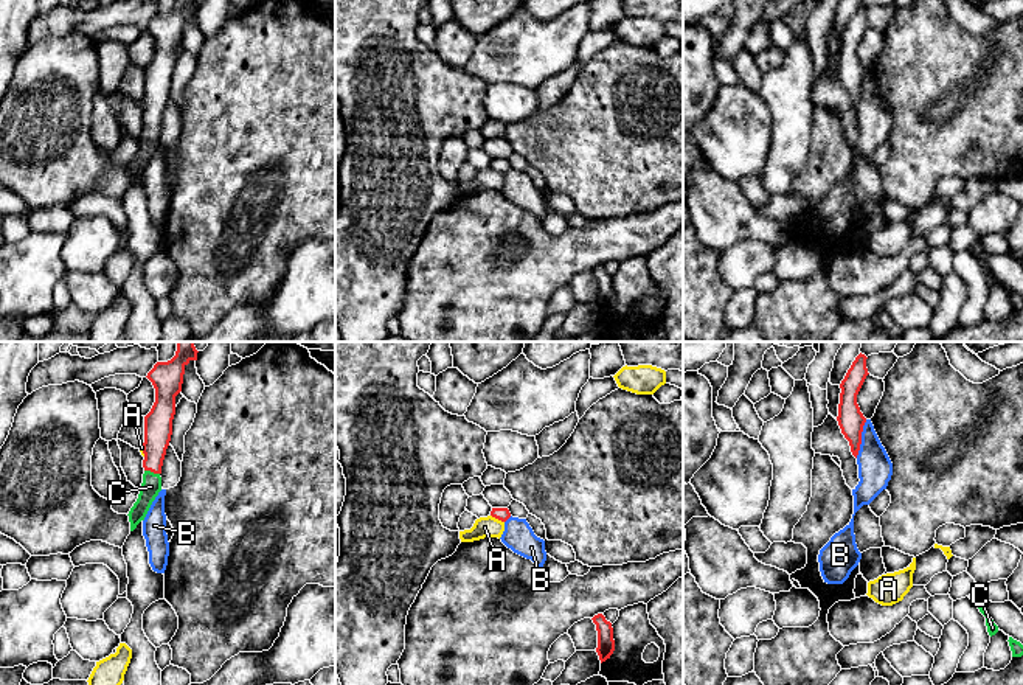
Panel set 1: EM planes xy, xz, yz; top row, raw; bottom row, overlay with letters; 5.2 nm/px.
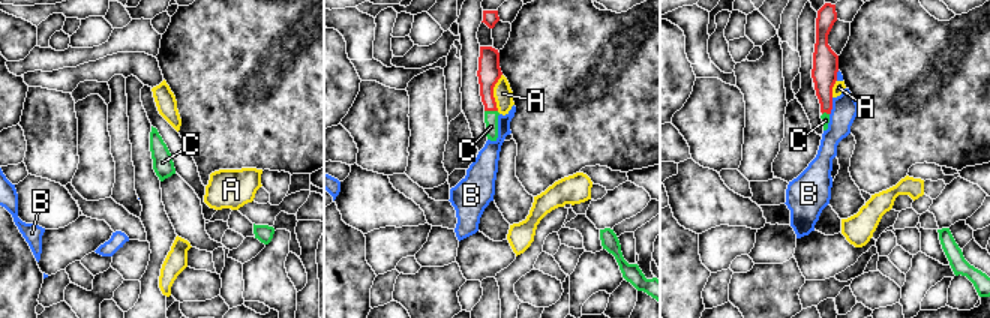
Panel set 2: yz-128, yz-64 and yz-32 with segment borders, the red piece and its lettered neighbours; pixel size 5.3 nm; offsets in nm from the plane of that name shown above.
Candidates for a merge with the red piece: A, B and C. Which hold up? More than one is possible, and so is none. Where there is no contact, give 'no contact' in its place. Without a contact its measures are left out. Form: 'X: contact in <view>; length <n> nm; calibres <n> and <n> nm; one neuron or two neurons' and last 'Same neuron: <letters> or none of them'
A: contact in xz; length 80 nm; calibres 70 and 110 nm; two neurons
B: contact in yz; length 200 nm; calibres 140 and 180 nm; two neurons
C: contact in xy; length 80 nm; calibres 140 and 100 nm; one neuron
Same neuron: C

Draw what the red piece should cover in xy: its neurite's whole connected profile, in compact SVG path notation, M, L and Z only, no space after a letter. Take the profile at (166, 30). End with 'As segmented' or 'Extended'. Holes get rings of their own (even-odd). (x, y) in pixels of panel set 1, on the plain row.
M177 0L168 14L157 14L147 25L155 40L155 54L144 68L143 135L137 154L129 163L130 183L144 172L152 154L161 143L161 118L172 87L175 48L182 43L185 19L197 12L196 0Z. Extended

